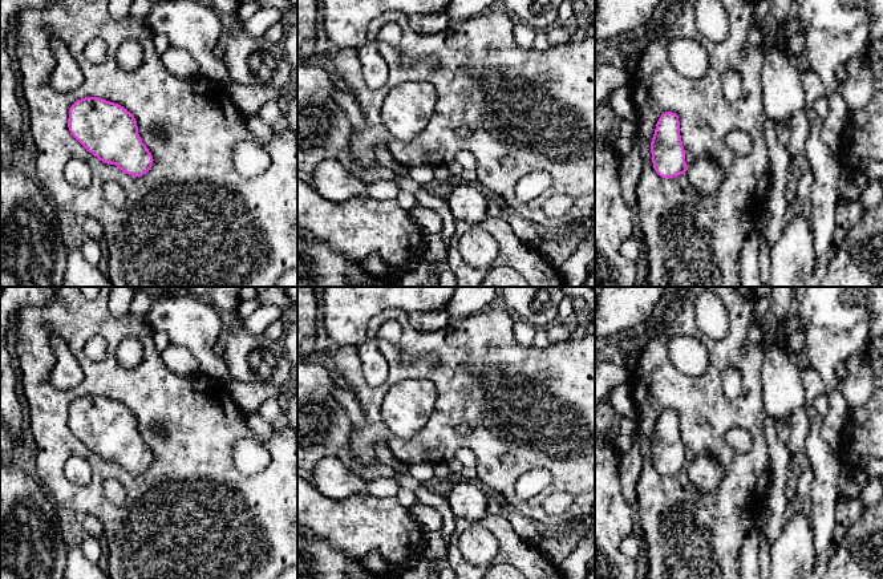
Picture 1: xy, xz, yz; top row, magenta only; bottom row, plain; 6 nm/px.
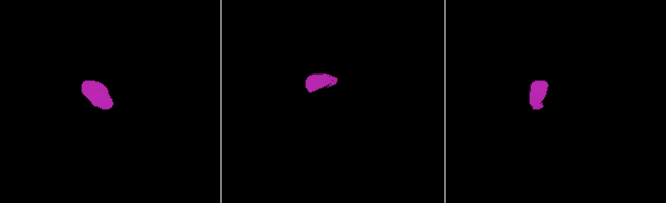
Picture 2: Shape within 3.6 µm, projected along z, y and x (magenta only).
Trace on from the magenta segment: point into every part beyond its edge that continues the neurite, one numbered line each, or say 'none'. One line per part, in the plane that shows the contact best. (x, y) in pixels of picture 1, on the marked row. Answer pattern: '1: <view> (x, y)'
1: yz (707, 175)

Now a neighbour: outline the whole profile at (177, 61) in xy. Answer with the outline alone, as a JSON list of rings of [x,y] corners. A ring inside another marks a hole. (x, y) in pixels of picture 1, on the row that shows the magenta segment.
[[[170,45],[161,54],[161,61],[171,74],[182,80],[194,80],[201,74],[198,62],[183,49]]]

